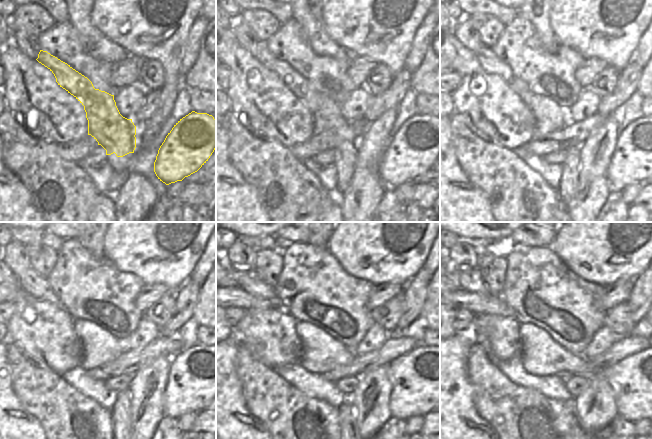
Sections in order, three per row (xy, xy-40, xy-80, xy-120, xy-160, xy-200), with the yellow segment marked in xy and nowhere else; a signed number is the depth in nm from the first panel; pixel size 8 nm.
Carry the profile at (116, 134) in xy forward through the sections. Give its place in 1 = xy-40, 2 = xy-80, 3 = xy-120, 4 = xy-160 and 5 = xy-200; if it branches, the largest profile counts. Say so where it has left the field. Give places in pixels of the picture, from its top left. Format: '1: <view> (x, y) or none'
1: xy-40 (327, 114)
2: xy-80 (548, 117)
3: xy-120 (100, 347)
4: xy-160 (321, 353)
5: xy-200 (643, 384)

